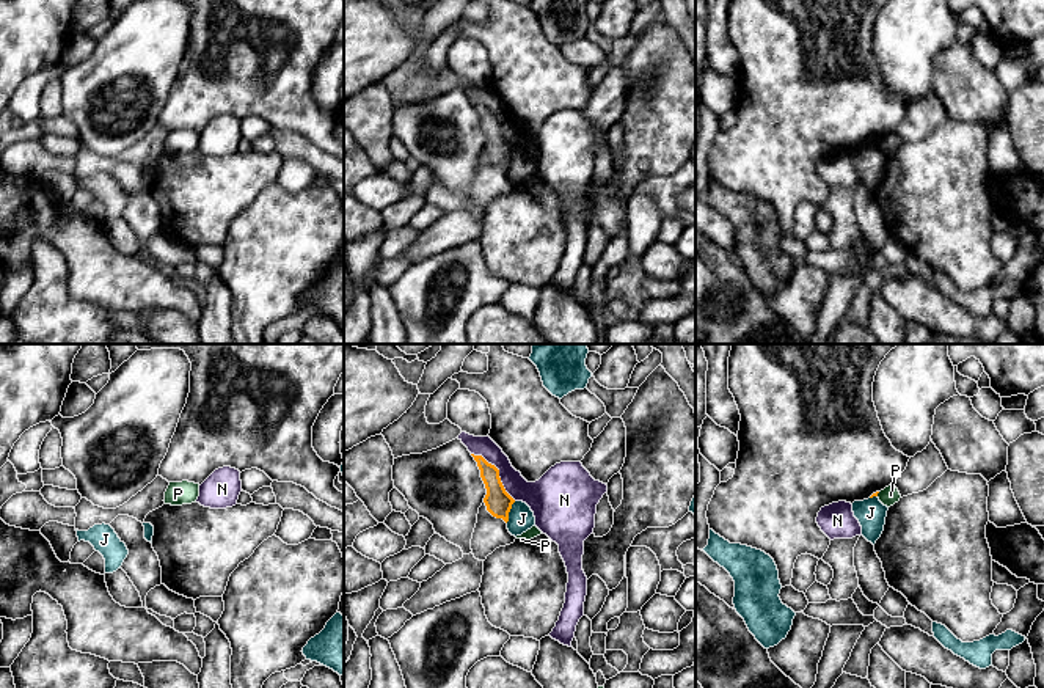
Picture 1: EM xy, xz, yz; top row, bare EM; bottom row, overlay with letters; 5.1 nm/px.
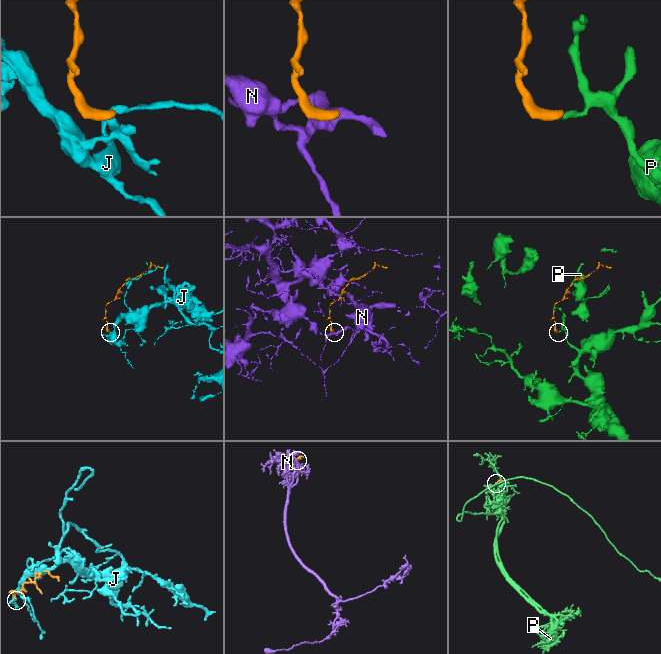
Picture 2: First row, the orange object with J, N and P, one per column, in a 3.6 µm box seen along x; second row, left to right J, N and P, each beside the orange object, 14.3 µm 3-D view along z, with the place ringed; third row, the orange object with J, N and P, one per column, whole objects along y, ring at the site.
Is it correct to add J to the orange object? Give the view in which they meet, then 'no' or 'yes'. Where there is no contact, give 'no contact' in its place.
xz | no

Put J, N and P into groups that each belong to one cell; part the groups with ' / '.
J / N / P

